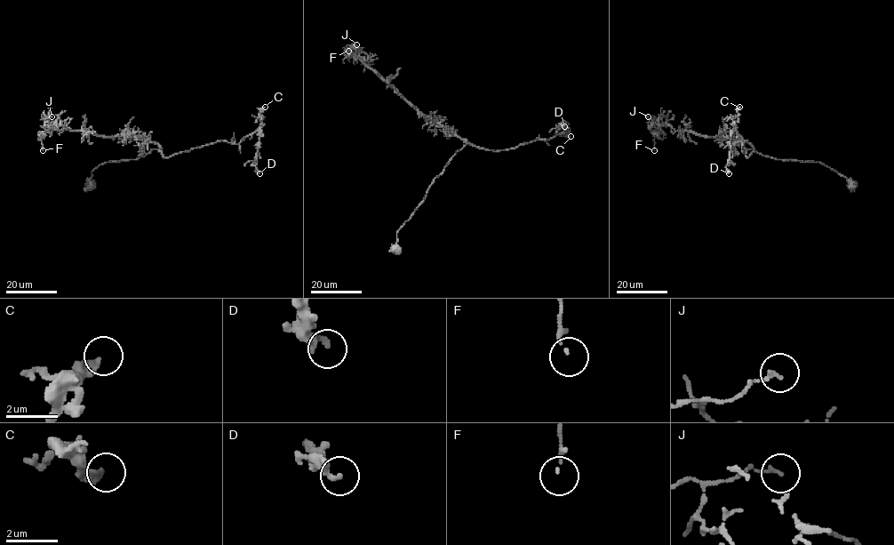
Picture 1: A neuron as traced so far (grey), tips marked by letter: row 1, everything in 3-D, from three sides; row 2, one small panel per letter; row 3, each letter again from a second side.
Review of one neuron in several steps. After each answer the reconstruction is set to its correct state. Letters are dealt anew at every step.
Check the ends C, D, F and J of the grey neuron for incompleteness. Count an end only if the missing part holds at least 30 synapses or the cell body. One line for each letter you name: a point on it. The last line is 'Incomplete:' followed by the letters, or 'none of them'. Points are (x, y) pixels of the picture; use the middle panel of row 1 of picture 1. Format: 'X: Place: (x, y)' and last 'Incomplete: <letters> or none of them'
Incomplete: none of them

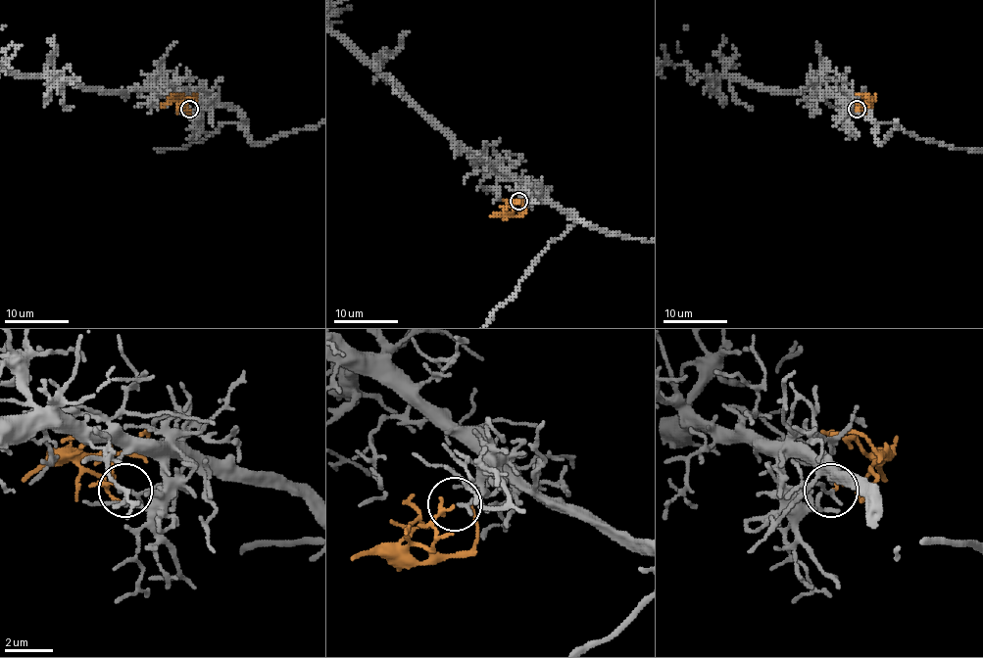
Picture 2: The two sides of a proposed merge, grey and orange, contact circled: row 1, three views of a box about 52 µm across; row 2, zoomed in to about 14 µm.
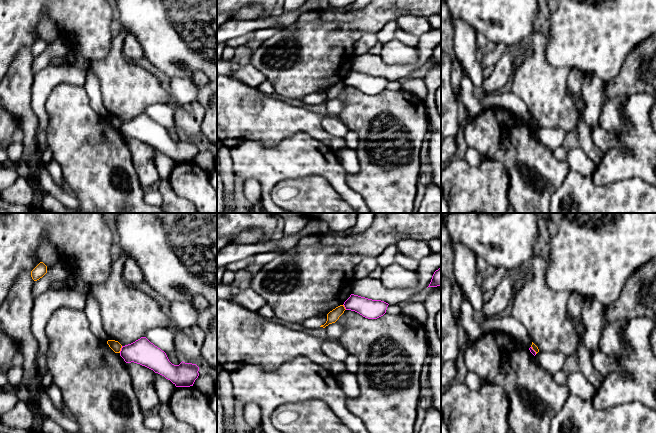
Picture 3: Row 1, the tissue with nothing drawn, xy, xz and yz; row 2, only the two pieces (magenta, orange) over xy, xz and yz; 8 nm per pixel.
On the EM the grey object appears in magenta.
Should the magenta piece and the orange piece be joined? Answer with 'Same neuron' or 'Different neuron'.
Different neuron

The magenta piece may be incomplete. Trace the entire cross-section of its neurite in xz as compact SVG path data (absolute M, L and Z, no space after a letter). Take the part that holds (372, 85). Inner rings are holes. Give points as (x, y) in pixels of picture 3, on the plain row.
M351 70L343 81L346 86L355 87L365 94L377 95L386 89L389 80Z

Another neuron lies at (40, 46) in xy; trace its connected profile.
M40 38L32 47L31 47L31 53L34 57L39 56L47 49L47 42Z

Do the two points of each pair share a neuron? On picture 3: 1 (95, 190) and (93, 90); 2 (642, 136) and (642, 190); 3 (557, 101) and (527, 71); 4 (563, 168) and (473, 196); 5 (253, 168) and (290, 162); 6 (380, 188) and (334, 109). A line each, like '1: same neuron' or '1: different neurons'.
1: different neurons
2: different neurons
3: same neuron
4: different neurons
5: same neuron
6: different neurons

